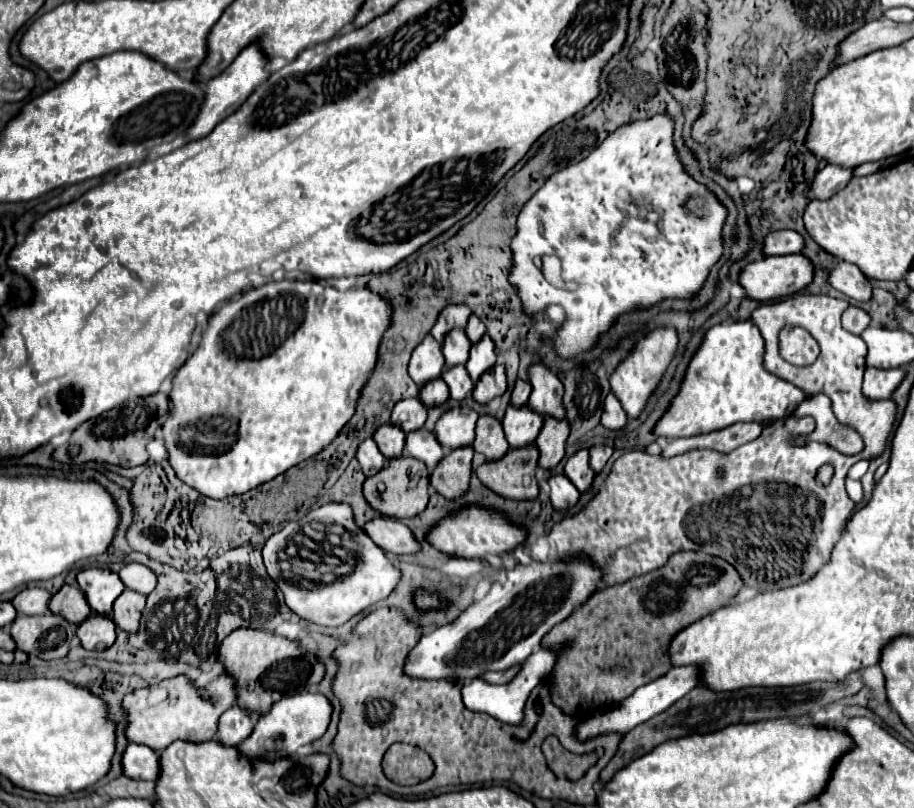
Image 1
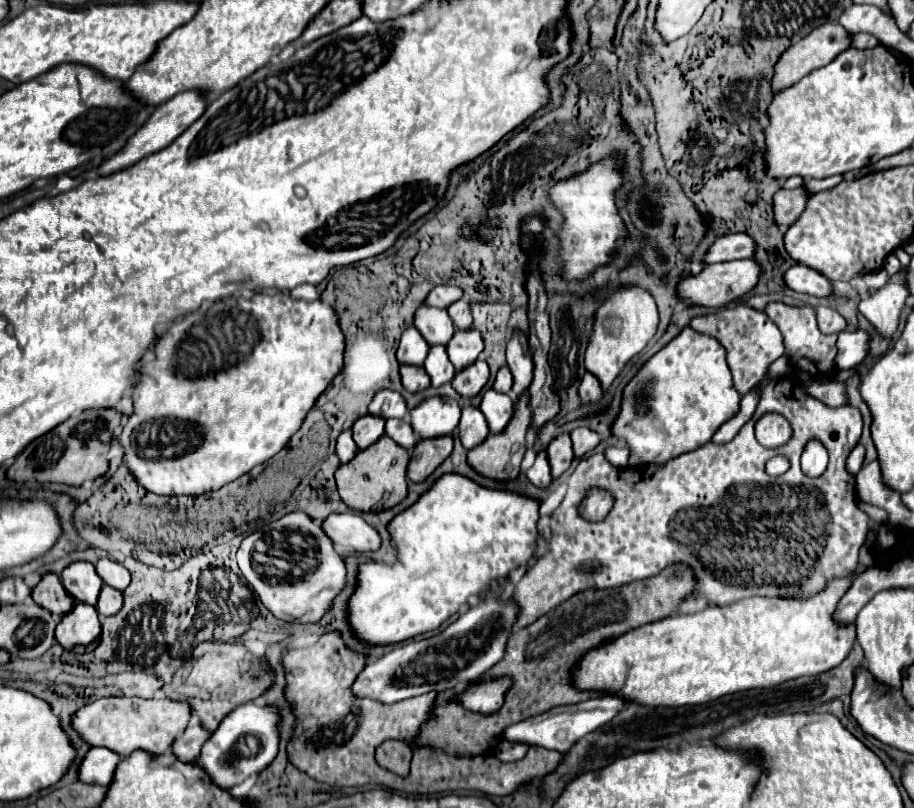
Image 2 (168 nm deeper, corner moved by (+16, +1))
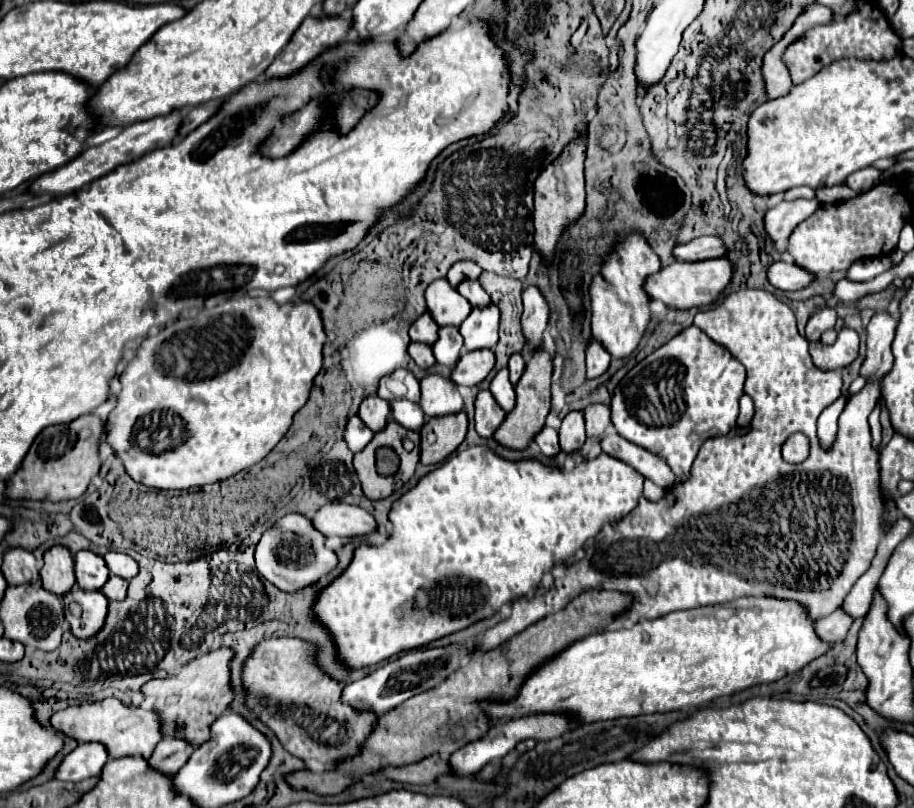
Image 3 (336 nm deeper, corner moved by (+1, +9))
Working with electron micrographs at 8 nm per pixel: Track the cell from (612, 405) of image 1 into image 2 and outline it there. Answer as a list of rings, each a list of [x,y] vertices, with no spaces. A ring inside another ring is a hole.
[[[586,372],[580,380],[580,386],[578,386],[578,394],[582,398],[582,402],[598,402],[602,398],[602,388],[600,388],[600,382],[594,374]]]

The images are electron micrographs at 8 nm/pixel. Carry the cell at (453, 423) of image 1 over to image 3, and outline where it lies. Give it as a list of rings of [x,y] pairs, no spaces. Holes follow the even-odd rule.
[[[429,374],[421,380],[421,400],[419,406],[423,408],[427,418],[449,416],[463,410],[463,398],[457,386],[439,374]]]

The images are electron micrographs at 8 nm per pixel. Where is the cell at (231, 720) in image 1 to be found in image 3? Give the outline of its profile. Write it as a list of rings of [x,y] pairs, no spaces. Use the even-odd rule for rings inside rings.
[[[167,736],[157,744],[153,756],[149,758],[149,764],[153,768],[159,768],[165,774],[175,774],[191,756],[195,748],[187,740],[179,740],[177,736]]]

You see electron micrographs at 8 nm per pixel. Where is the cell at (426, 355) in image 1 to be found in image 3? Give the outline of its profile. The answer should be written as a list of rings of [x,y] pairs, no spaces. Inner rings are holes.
[[[427,312],[423,316],[419,316],[409,330],[411,342],[423,342],[423,344],[429,344],[429,346],[435,344],[437,334],[439,334],[439,326],[435,324],[435,320]]]

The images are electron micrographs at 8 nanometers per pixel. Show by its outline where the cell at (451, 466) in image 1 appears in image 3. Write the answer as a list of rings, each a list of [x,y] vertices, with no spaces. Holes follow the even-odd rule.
[[[459,412],[453,416],[431,418],[423,424],[421,430],[421,464],[431,466],[443,462],[449,454],[453,454],[467,434],[467,414]],[[427,434],[435,434],[435,442],[429,444]]]

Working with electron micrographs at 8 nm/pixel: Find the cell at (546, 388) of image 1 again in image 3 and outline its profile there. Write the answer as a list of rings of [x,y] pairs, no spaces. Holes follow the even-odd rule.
[[[527,288],[523,292],[525,312],[521,316],[521,328],[531,350],[539,350],[543,346],[543,332],[549,320],[549,306],[537,288]]]

